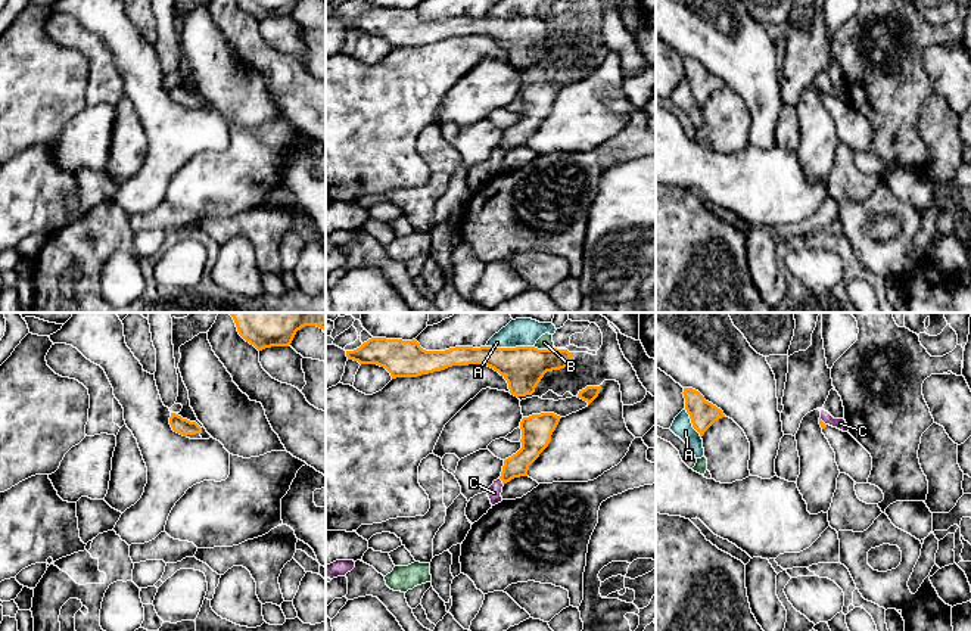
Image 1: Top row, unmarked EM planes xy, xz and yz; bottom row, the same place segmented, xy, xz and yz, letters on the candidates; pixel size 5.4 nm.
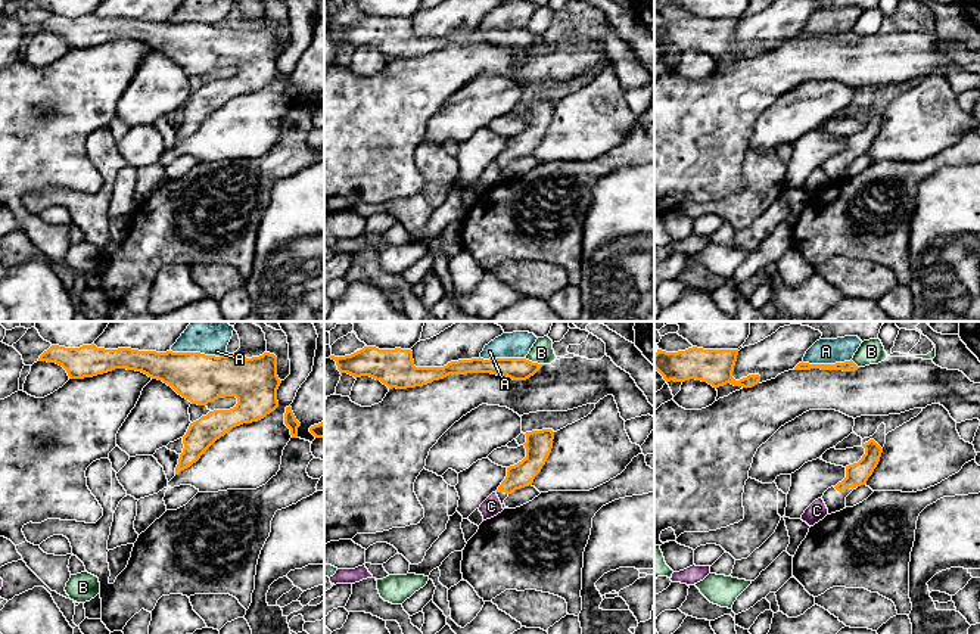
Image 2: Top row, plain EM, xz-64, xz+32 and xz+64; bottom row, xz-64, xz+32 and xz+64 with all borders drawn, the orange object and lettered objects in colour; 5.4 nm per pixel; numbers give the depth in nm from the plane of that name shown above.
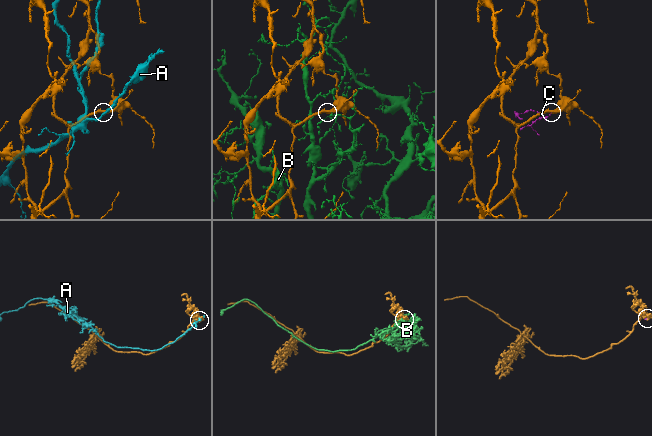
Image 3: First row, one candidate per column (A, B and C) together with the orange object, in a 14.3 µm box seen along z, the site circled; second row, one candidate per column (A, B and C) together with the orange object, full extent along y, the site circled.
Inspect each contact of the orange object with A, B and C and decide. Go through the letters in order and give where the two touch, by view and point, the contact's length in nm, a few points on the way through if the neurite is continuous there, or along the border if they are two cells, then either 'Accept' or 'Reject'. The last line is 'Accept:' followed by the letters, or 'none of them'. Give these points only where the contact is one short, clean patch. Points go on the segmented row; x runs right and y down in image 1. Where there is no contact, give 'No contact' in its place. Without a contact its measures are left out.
A: Touches orange at xz (509, 348). Shared border 260 nm. Reject
B: Touches orange at xz (544, 350). Shared border 120 nm. Reject
C: Touches orange at xz (501, 479). Shared border 50 nm. Boundary: xz (498, 478), (503, 484). Reject
Accept: none of them

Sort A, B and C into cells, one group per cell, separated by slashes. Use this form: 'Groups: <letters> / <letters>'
Groups: A / B / C

